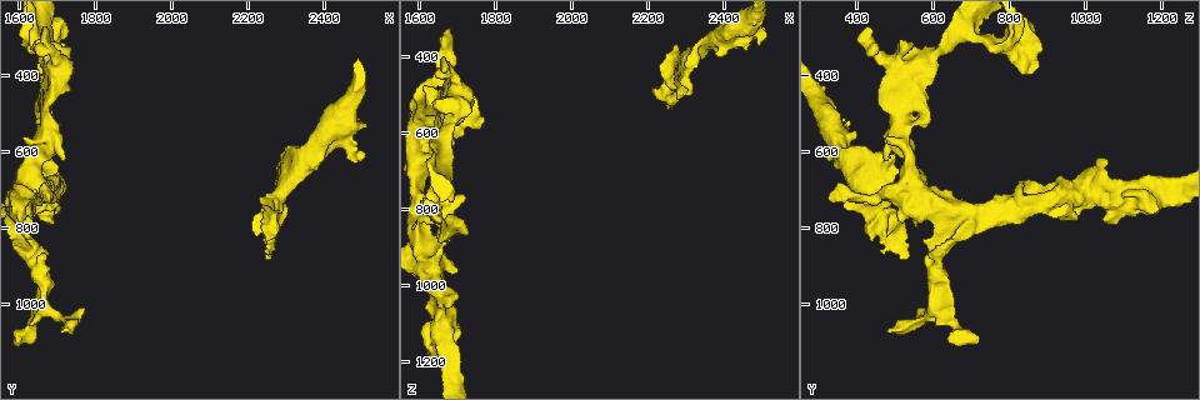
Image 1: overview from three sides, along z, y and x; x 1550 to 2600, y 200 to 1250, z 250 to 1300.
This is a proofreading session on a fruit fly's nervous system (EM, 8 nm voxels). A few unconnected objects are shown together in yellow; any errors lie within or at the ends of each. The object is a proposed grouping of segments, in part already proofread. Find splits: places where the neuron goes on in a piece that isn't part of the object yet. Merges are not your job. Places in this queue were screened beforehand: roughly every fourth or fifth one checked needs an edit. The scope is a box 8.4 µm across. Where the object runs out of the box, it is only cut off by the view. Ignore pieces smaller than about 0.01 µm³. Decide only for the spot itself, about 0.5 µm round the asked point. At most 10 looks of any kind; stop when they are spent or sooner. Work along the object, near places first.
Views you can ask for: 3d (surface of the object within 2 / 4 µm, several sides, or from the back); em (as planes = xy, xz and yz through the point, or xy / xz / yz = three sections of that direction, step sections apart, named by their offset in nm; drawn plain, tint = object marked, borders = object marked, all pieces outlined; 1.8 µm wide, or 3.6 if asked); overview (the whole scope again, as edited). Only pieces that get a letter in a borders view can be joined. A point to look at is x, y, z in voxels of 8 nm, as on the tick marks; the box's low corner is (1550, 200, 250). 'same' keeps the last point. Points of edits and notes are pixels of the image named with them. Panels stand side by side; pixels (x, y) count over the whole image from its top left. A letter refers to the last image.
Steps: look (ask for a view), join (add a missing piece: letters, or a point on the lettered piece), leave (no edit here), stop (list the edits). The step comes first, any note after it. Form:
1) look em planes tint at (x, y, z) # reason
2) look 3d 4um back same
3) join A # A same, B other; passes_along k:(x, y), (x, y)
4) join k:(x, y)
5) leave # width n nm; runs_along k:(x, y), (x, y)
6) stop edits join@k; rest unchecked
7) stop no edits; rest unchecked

look 3d 4um at (1695, 755, 1150) # an open end

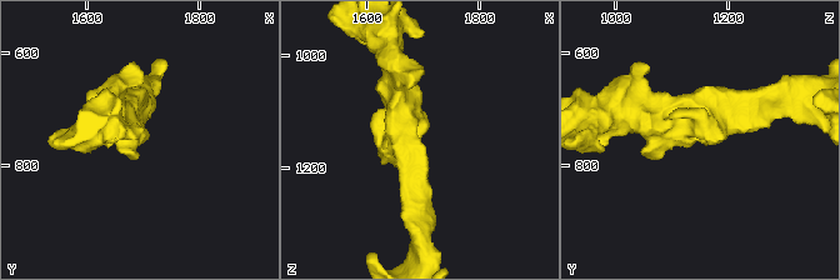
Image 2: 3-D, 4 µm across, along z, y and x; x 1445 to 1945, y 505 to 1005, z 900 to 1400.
look em planes tint at (1690, 750, 1155)

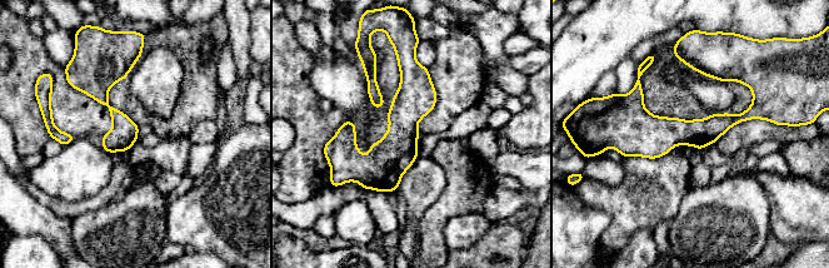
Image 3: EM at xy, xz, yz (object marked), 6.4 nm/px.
look em planes borders same

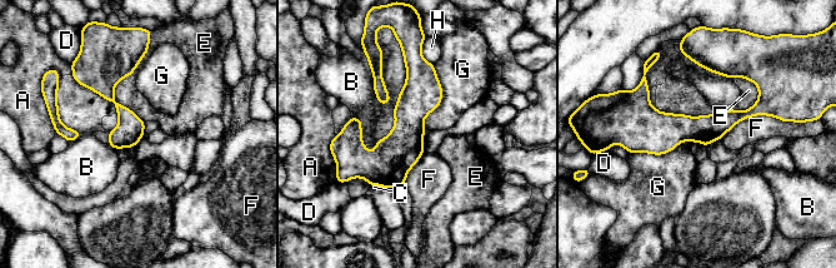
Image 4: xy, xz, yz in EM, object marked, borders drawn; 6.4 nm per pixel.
leave # A other, B other, C other, D other, E other, F other, G other, H other; border 4:(434, 64), (441, 102), (424, 129); none of them fits

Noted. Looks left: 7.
look em yz step 4 borders at (1655, 400, 860) # branch stops here

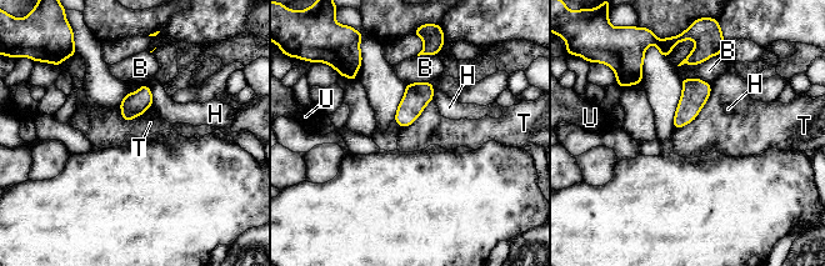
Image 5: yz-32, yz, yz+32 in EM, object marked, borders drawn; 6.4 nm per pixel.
look em planes borders same # cut it another way

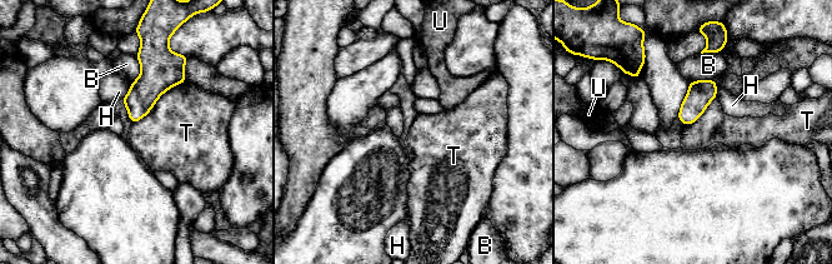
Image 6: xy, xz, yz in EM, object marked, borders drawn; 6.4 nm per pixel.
leave # B other, H other, T other, U other; border 6:(185, 80), (131, 123); none of them fits

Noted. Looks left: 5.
look em 3.6um yz step 8 tint at (1660, 490, 525) # three-way junction

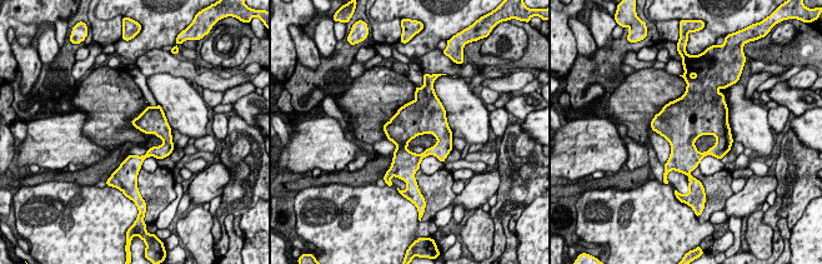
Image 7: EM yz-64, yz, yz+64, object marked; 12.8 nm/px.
look em 3.6um planes borders same # cut it another way

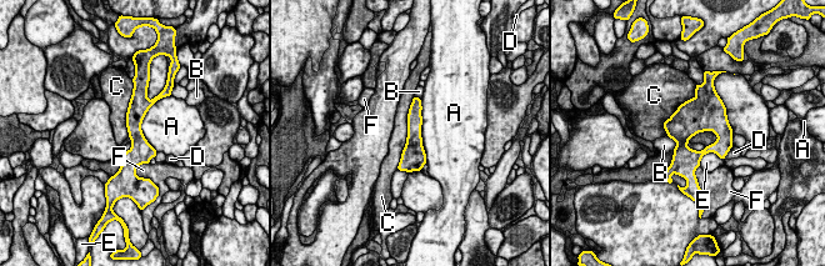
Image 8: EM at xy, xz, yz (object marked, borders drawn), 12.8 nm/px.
leave # A other, B other, C other, D other, E other, F other; runs_along 8:(138, 95), (136, 155), (129, 166); none of them fits

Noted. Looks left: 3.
look 3d 4um at (2260, 875, 540) # an open end

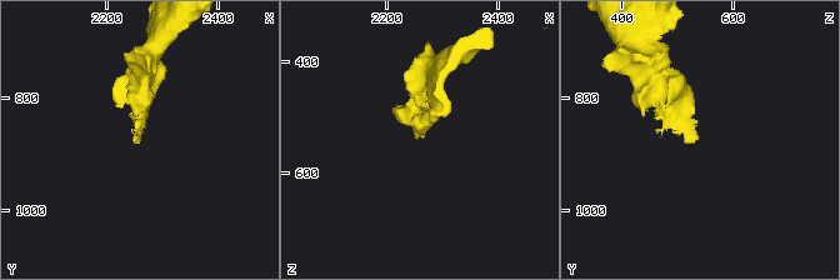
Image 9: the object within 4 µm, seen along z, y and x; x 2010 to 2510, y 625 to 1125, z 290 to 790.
look em planes borders at (2260, 875, 535)

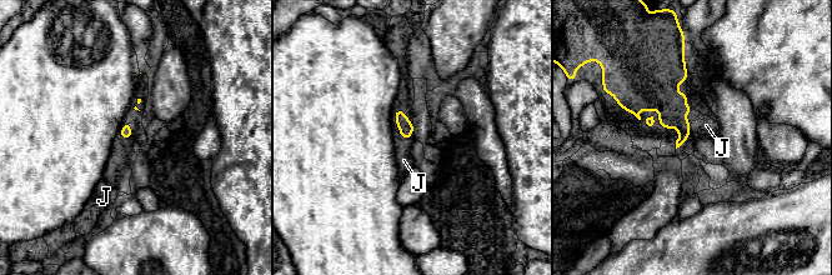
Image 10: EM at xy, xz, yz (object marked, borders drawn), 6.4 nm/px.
join J # J same; passes_along 10:(406, 128), (400, 133), (404, 160); it goes on there

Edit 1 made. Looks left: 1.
stop edits join@10; rest unchecked

